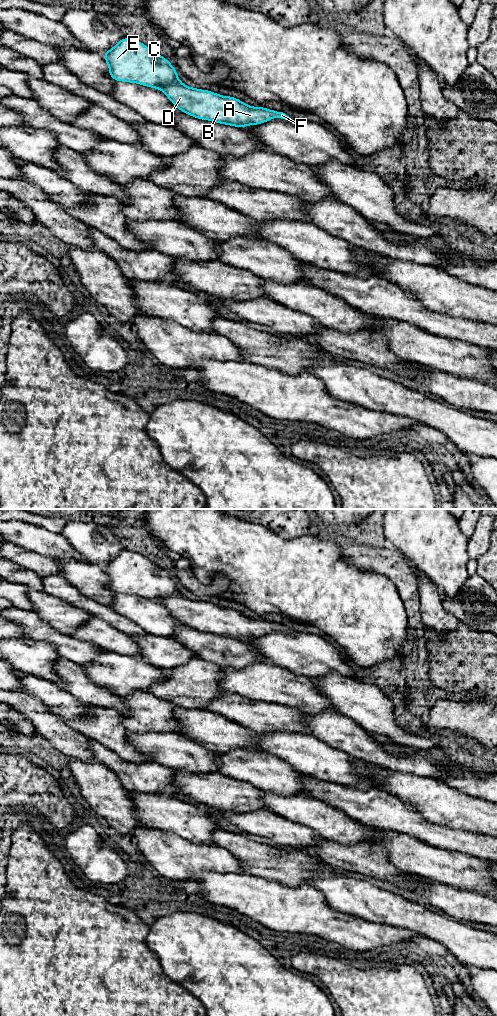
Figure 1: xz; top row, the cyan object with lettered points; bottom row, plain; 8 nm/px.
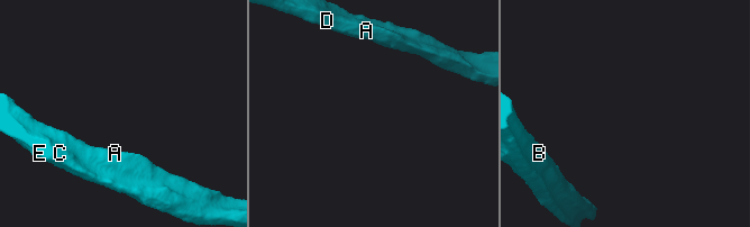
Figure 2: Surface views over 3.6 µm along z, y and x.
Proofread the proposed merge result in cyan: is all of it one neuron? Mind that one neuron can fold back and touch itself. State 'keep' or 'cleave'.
cleave

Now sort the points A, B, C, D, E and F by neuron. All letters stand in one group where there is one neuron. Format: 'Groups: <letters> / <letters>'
Groups: A B D F / C E

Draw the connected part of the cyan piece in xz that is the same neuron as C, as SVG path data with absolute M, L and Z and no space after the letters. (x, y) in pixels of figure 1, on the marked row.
M124 37L104 52L103 57L108 64L110 77L115 81L133 82L151 88L183 84L167 58L139 41Z

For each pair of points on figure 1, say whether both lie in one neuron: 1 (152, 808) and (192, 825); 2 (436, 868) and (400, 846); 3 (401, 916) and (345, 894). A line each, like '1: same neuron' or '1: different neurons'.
1: same neuron
2: same neuron
3: same neuron

